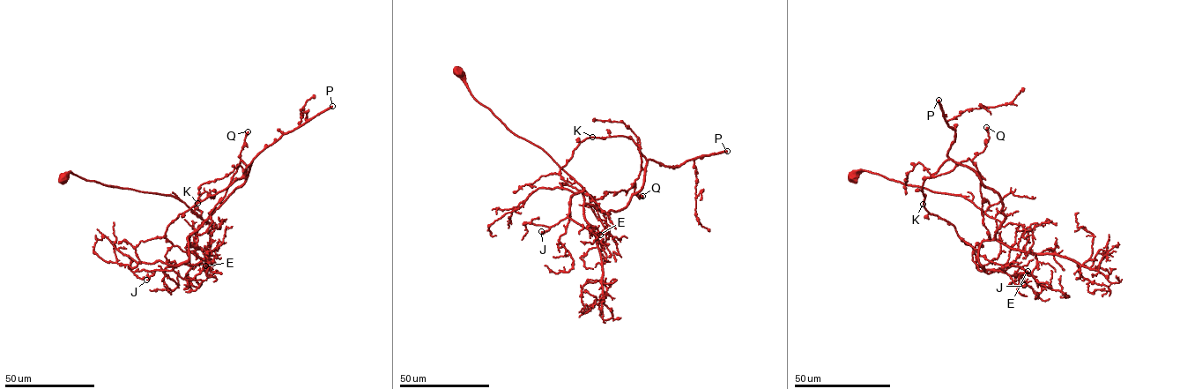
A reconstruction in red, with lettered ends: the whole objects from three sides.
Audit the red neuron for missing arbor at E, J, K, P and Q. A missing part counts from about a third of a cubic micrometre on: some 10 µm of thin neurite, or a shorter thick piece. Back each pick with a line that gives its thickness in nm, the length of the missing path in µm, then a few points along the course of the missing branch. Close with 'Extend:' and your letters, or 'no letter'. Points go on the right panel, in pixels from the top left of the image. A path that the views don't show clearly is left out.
J: 170 nm | 20 µm | (1024, 285), (1025, 288), (1036, 289), (1041, 287), (1035, 280)
P: 460 nm | 90 µm
Extend: J, P

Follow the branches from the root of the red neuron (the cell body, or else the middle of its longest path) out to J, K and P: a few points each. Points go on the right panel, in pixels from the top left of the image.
J: (855, 175), (871, 171), (970, 200), (1000, 222), (994, 237), (982, 242), (979, 264), (1020, 275), (1024, 285)
K: (855, 175), (871, 171), (961, 195), (998, 220), (979, 249), (982, 271), (974, 249), (923, 204)
P: (855, 175), (871, 171), (961, 195), (1002, 222), (1000, 197), (948, 156), (955, 130), (938, 100)

